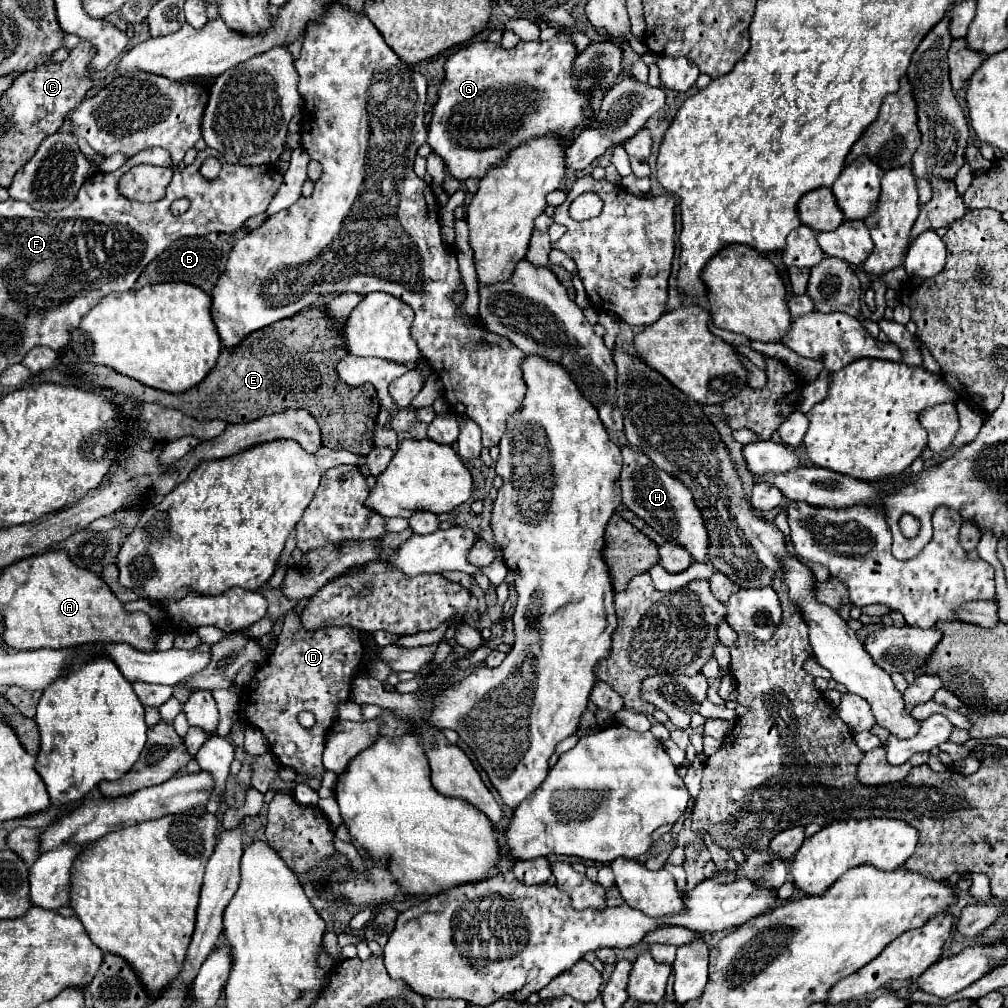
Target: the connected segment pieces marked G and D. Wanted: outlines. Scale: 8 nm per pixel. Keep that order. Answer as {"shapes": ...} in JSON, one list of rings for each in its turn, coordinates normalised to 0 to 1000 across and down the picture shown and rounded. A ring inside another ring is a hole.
{"shapes":[[[[556,31],[544,41],[516,41],[508,49],[500,49],[496,43],[472,41],[440,63],[440,80],[435,88],[435,100],[429,106],[429,118],[425,124],[425,142],[431,152],[435,152],[442,168],[450,178],[474,176],[478,178],[484,168],[496,164],[504,152],[516,146],[520,140],[538,136],[542,132],[552,132],[552,136],[569,140],[573,126],[587,126],[589,112],[585,108],[583,92],[577,92],[569,76],[569,59],[573,57],[567,35]]],[[[286,606],[280,626],[274,634],[274,642],[266,656],[258,660],[250,672],[250,676],[242,682],[240,691],[238,691],[238,713],[240,717],[248,721],[256,721],[262,731],[268,737],[268,745],[276,751],[276,755],[284,761],[290,761],[296,769],[300,771],[312,771],[321,767],[319,761],[319,743],[321,743],[321,733],[319,731],[329,717],[335,713],[335,699],[343,697],[347,693],[347,684],[349,684],[349,674],[357,668],[363,668],[361,660],[361,646],[357,638],[357,626],[351,622],[317,622],[317,624],[304,624],[298,618],[298,606]],[[298,705],[310,705],[313,709],[313,719],[310,723],[302,723],[294,709]],[[292,737],[294,747],[290,751],[282,749],[282,739]]]]}

